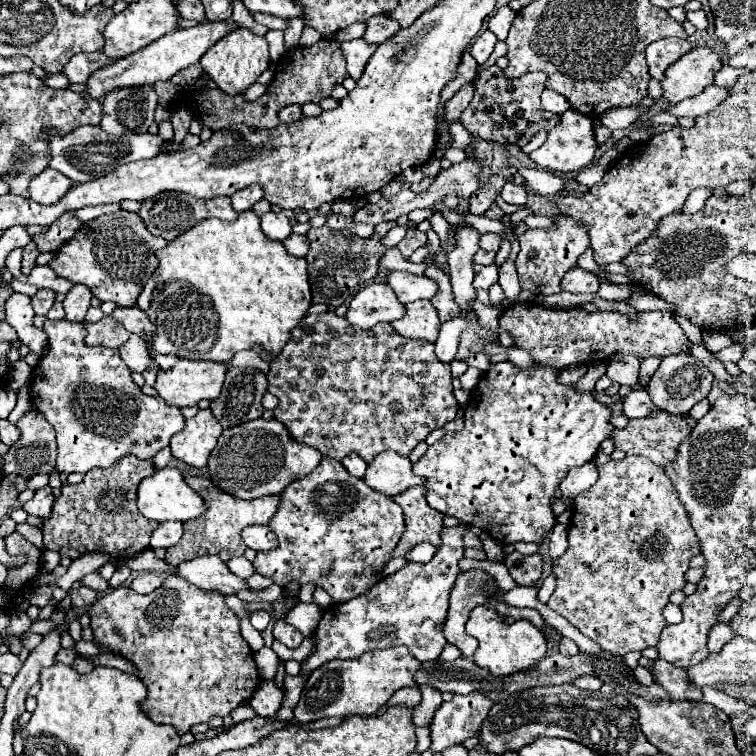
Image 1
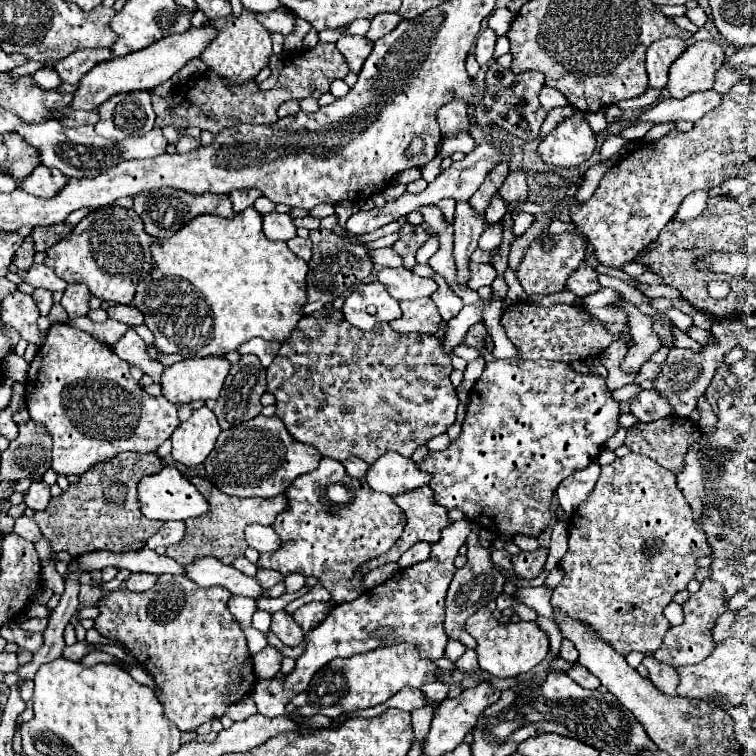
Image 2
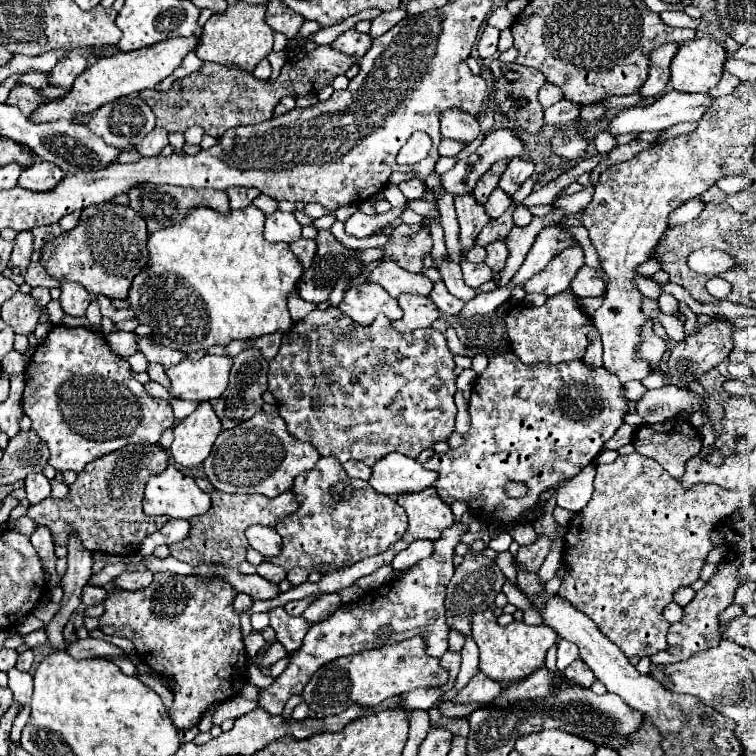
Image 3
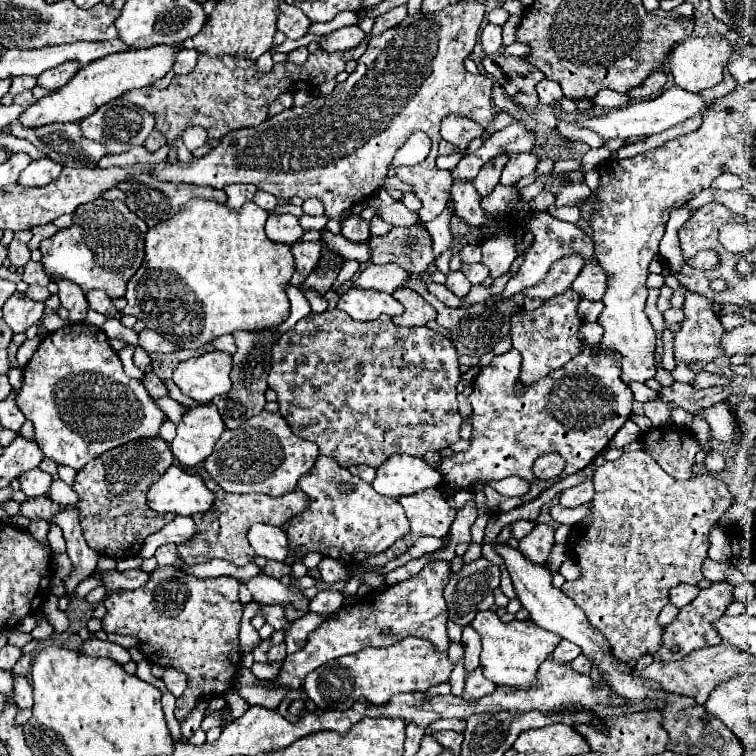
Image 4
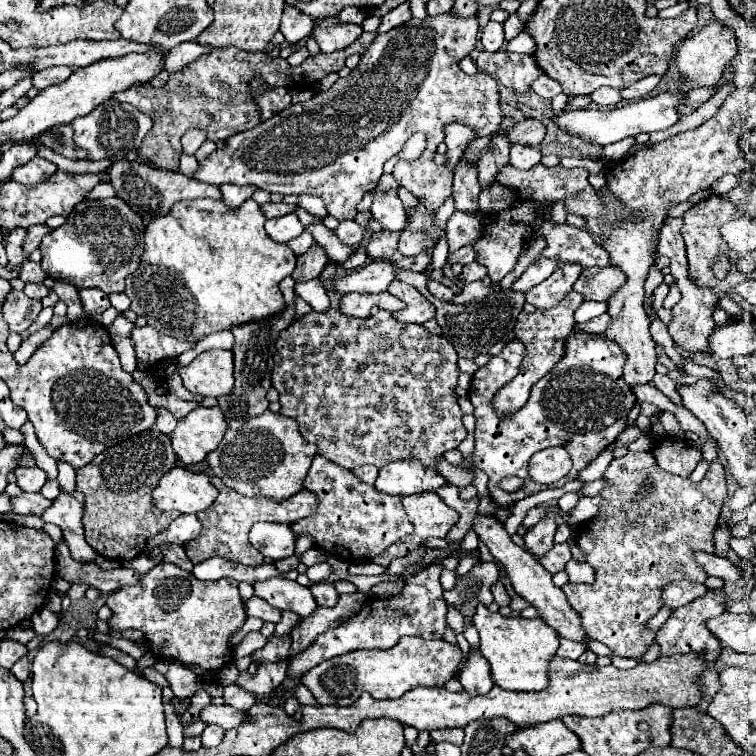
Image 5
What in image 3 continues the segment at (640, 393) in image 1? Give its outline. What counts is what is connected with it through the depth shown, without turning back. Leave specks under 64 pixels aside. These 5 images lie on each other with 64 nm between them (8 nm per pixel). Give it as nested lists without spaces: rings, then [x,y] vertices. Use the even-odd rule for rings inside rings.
[[[662,386],[658,390],[648,390],[636,402],[636,414],[640,414],[646,422],[662,422],[674,418],[676,412],[680,412],[680,408],[700,410],[700,406],[702,402],[694,392]]]

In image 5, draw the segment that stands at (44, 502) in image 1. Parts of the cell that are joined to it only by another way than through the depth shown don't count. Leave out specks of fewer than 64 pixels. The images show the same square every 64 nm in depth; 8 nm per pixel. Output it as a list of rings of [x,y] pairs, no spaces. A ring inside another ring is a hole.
[[[34,466],[34,468],[18,468],[14,474],[16,474],[16,484],[24,492],[40,492],[42,486],[48,480],[46,472],[40,470],[38,466]]]

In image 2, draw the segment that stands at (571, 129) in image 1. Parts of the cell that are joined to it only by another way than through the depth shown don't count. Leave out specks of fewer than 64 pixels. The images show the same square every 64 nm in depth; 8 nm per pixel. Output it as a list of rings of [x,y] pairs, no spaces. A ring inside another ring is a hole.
[[[582,112],[558,122],[558,126],[542,140],[536,154],[544,164],[556,168],[574,168],[586,162],[596,150],[596,136]]]

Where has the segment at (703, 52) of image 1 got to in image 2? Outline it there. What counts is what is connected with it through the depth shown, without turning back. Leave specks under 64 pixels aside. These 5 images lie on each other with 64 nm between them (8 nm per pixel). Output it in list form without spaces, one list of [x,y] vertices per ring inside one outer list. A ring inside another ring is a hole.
[[[696,42],[670,66],[668,92],[672,98],[686,98],[694,92],[710,90],[714,74],[724,64],[724,50],[714,42]]]

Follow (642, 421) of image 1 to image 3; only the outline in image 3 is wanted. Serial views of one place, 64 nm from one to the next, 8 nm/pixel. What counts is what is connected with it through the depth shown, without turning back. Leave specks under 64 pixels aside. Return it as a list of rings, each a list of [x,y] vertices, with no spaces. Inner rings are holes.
[[[672,418],[666,422],[658,422],[658,424],[642,424],[640,428],[636,428],[632,444],[638,454],[654,458],[658,464],[662,464],[670,472],[670,476],[680,478],[680,476],[684,476],[686,460],[700,452],[702,436],[700,436],[700,432],[696,432],[696,428],[688,420]]]

